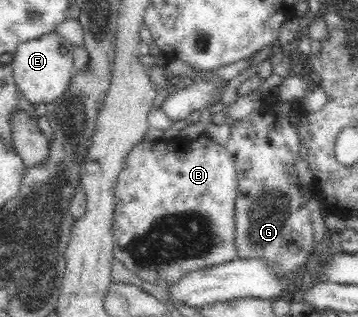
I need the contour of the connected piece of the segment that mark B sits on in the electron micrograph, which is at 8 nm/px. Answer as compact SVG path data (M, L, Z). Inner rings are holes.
M171 133L163 140L150 142L148 139L135 144L127 153L119 175L113 184L113 219L111 229L113 233L113 258L122 262L132 273L141 280L152 284L174 282L183 274L202 267L224 264L235 258L233 245L233 214L234 201L237 193L237 176L234 161L230 158L226 147L216 144L206 134L189 140L182 135Z

